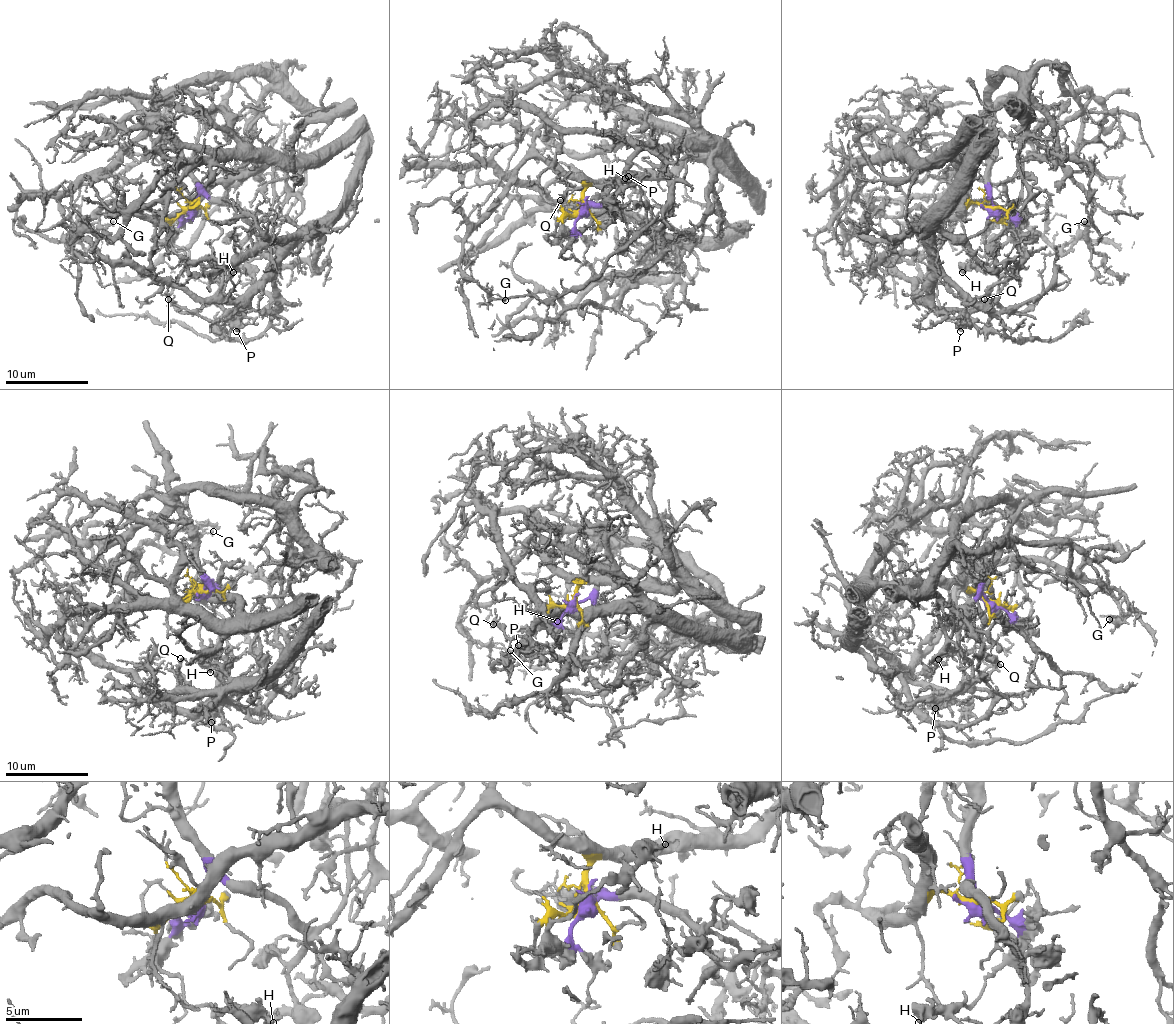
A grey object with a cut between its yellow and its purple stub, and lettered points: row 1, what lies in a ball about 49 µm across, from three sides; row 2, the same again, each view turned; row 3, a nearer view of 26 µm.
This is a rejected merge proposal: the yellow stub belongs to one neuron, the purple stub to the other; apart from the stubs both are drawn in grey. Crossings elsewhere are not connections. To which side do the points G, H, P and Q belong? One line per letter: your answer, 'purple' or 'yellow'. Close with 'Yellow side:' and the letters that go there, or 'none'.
G: yellow
H: purple
P: purple
Q: yellow
Yellow side: G, Q

